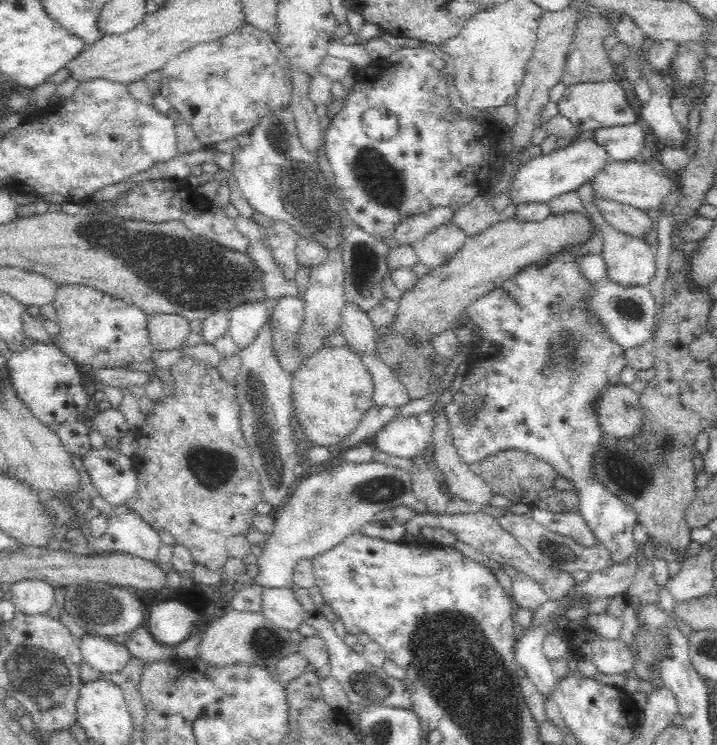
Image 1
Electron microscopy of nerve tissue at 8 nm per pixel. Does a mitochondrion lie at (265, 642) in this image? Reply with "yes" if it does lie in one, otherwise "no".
yes

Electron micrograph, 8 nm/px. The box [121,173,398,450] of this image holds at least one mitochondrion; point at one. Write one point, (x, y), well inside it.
(364, 260)

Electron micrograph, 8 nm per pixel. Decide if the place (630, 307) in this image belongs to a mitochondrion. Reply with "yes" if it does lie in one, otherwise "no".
yes

